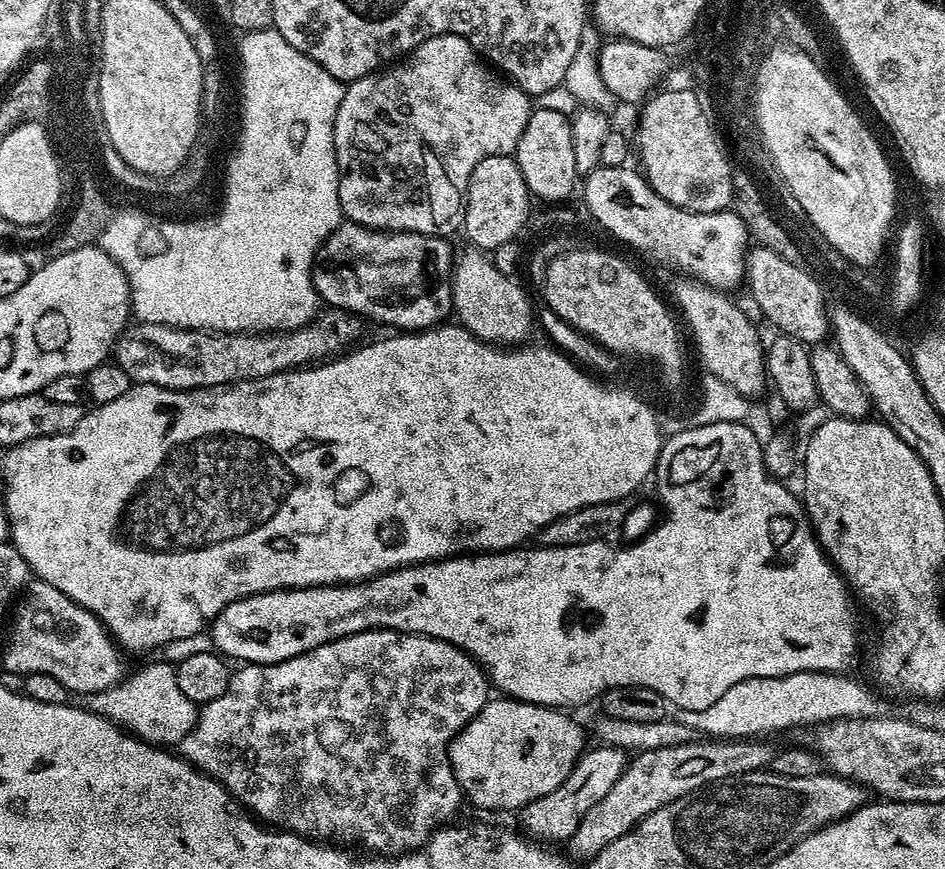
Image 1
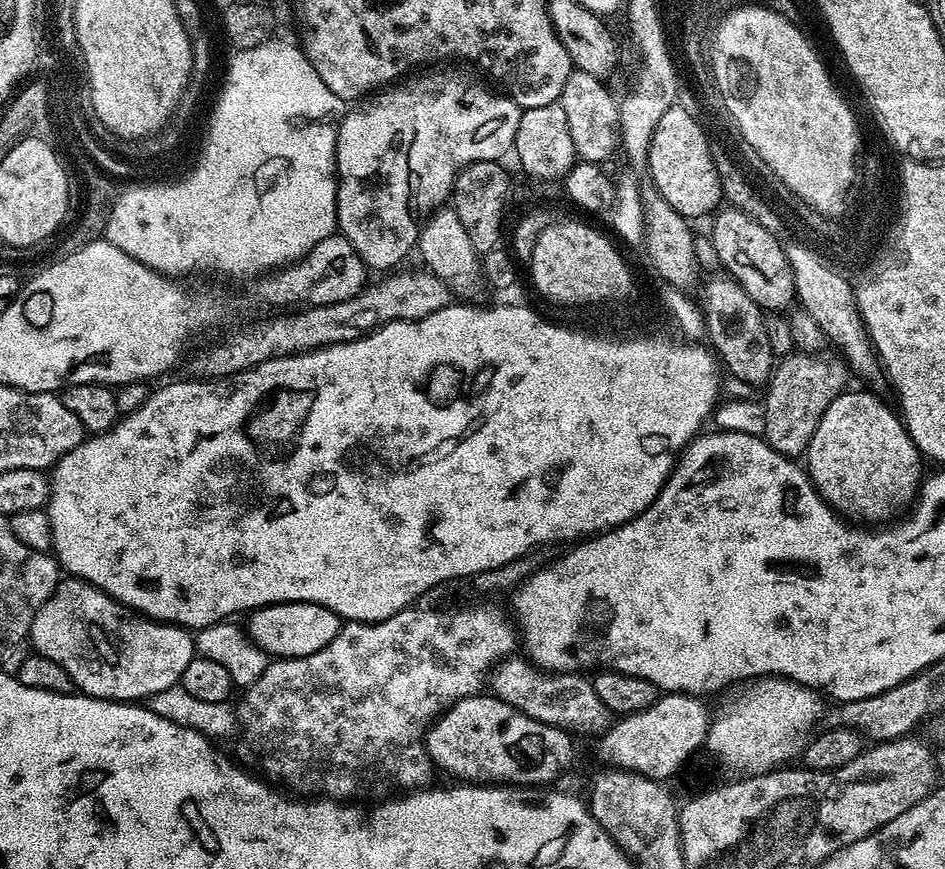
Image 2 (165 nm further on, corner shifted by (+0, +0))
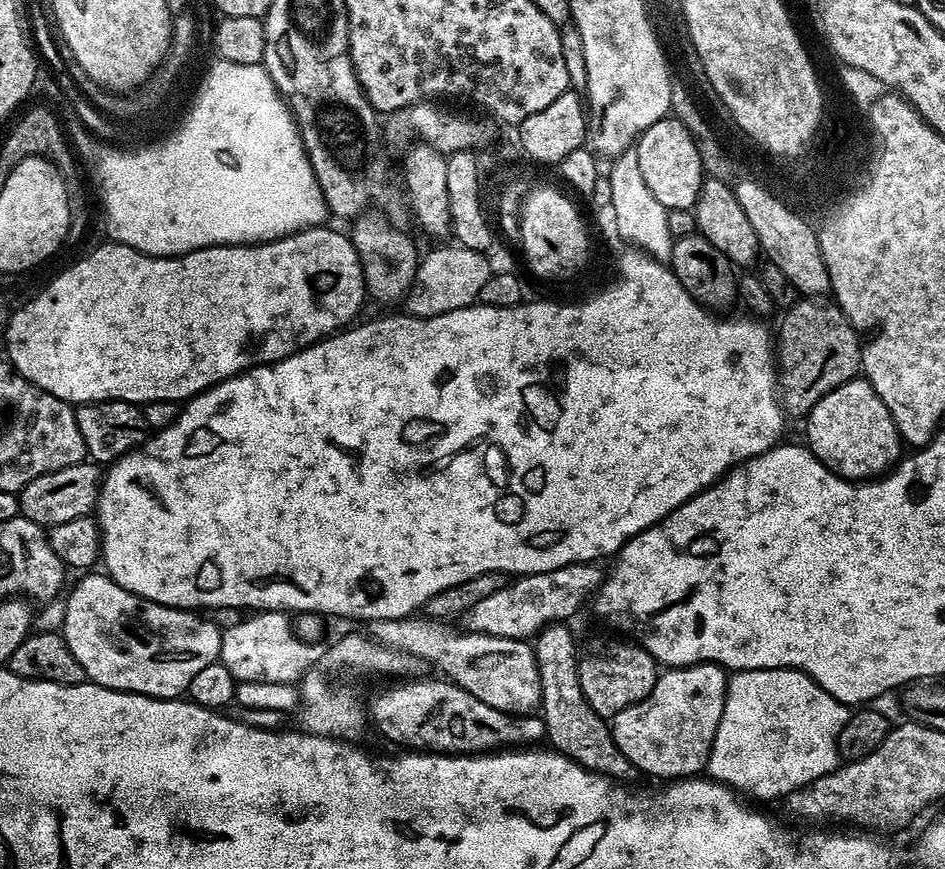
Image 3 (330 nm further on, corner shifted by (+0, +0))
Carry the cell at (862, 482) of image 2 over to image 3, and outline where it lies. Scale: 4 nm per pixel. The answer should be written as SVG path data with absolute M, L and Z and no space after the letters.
M848 380L842 386L830 390L812 407L806 417L808 440L806 447L818 457L830 471L846 480L863 482L879 478L901 459L900 432L890 418L890 410L868 385L867 380Z

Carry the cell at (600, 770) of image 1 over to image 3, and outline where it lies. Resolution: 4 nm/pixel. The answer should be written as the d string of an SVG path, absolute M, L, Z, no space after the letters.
M690 664L686 668L668 668L656 677L654 690L646 700L626 706L617 716L611 717L612 737L622 754L639 768L641 773L664 778L692 778L705 771L711 744L722 719L726 702L729 673L719 664Z

